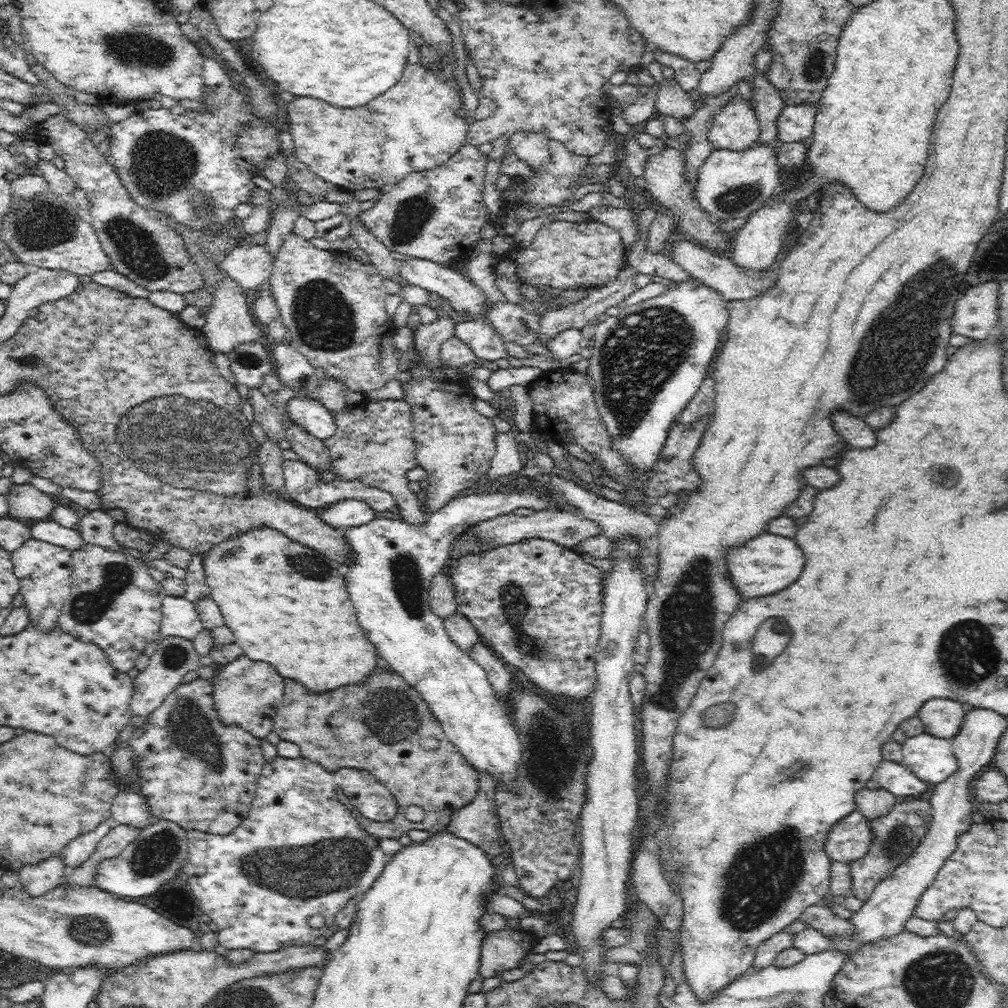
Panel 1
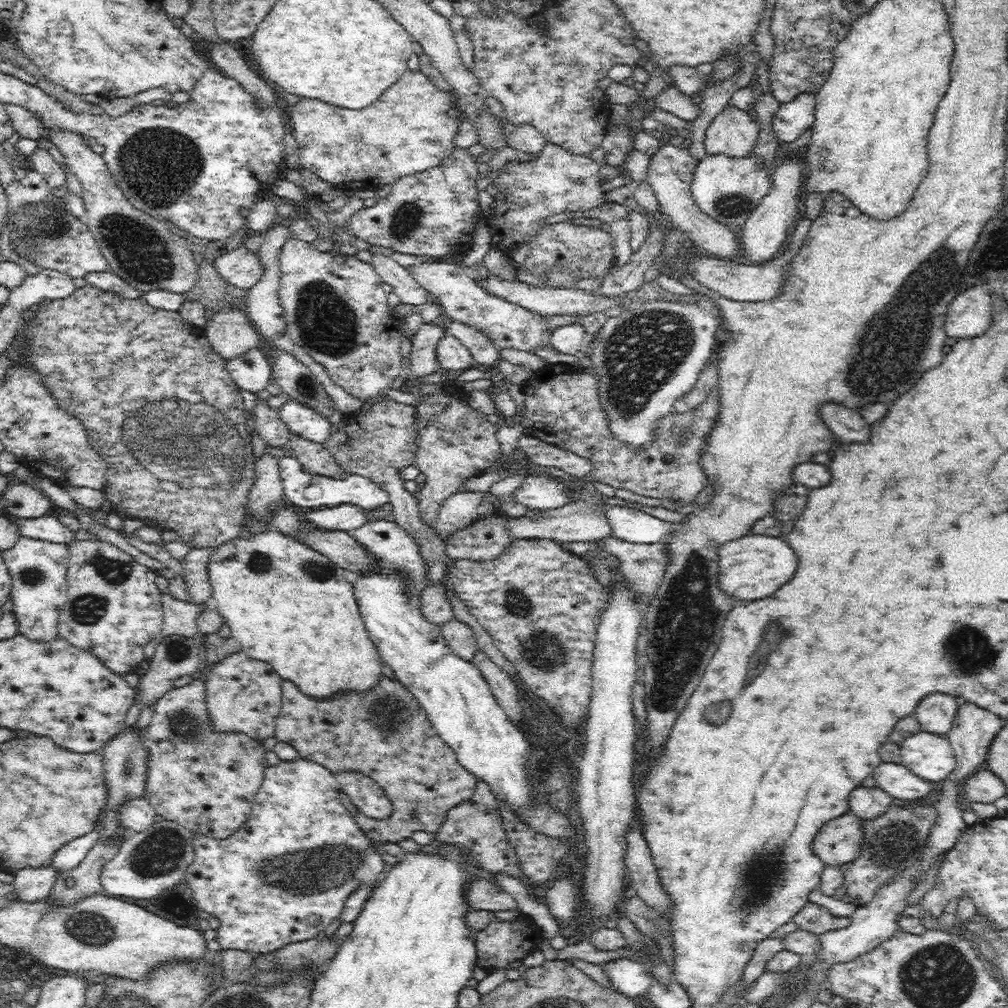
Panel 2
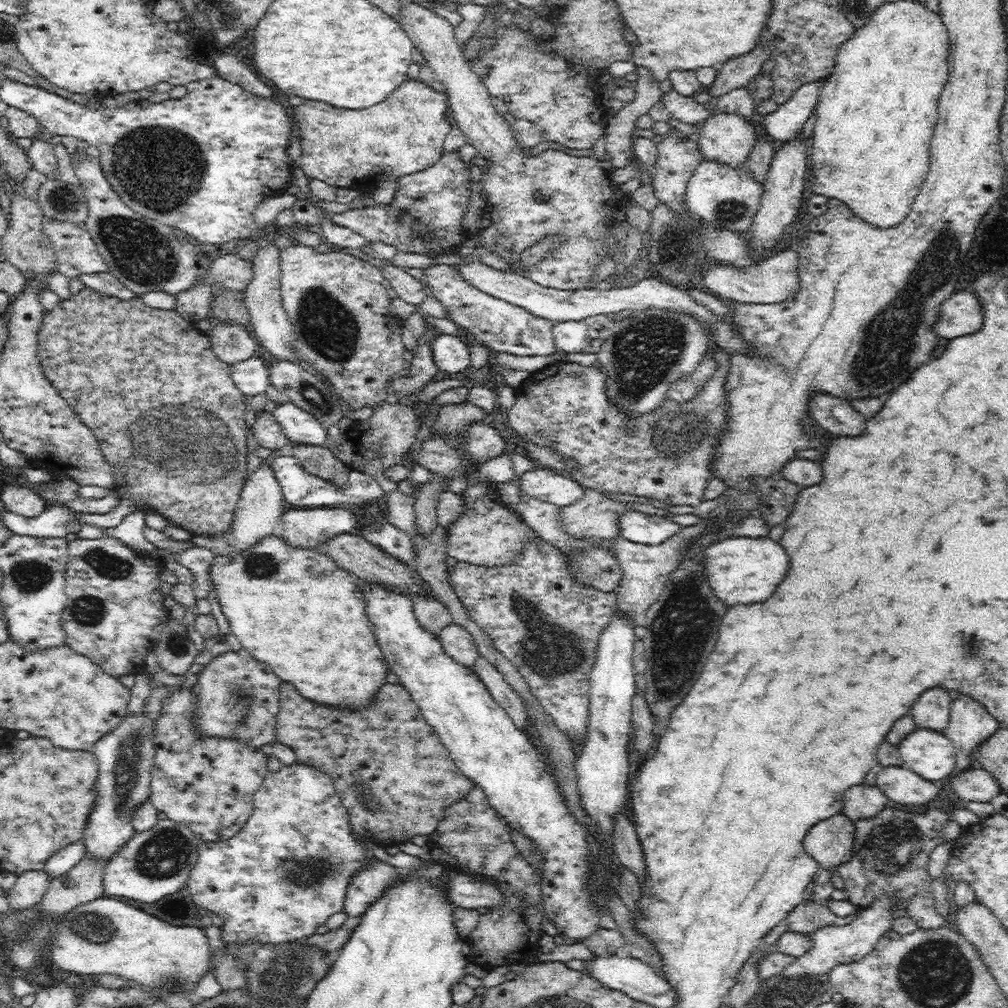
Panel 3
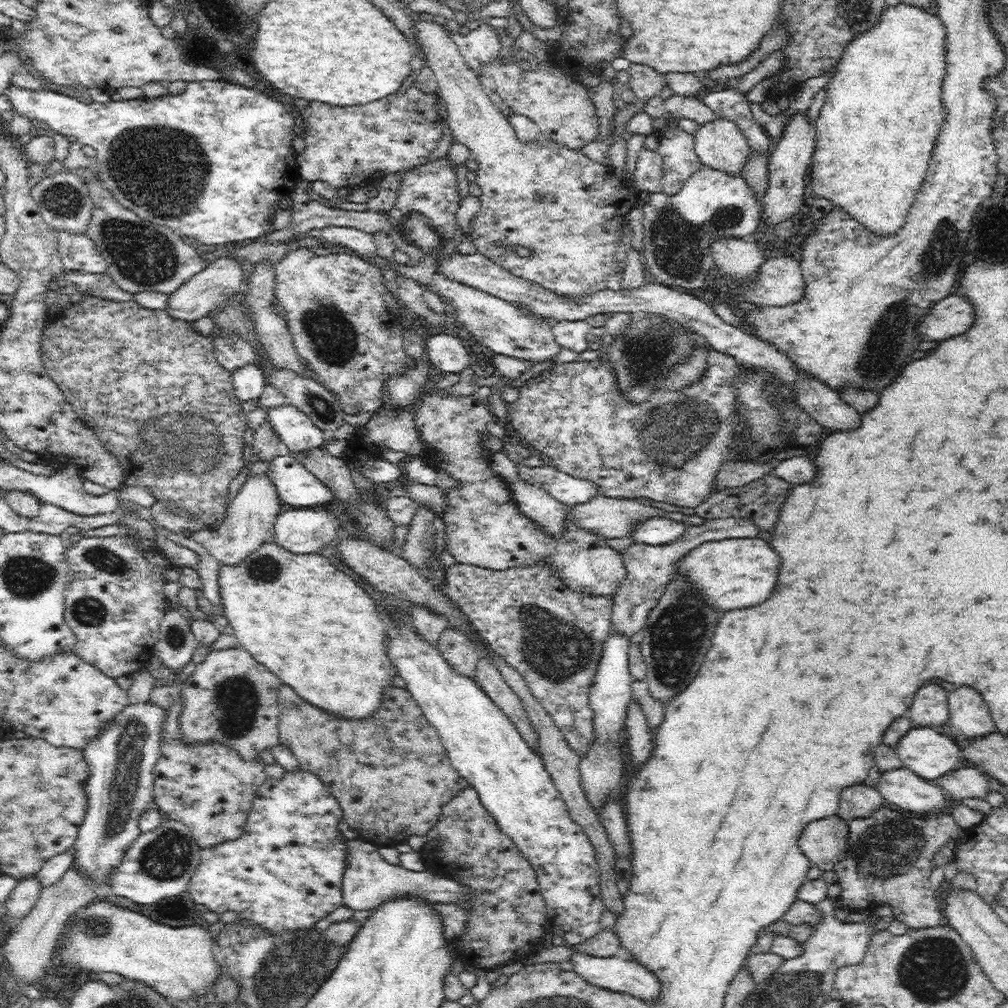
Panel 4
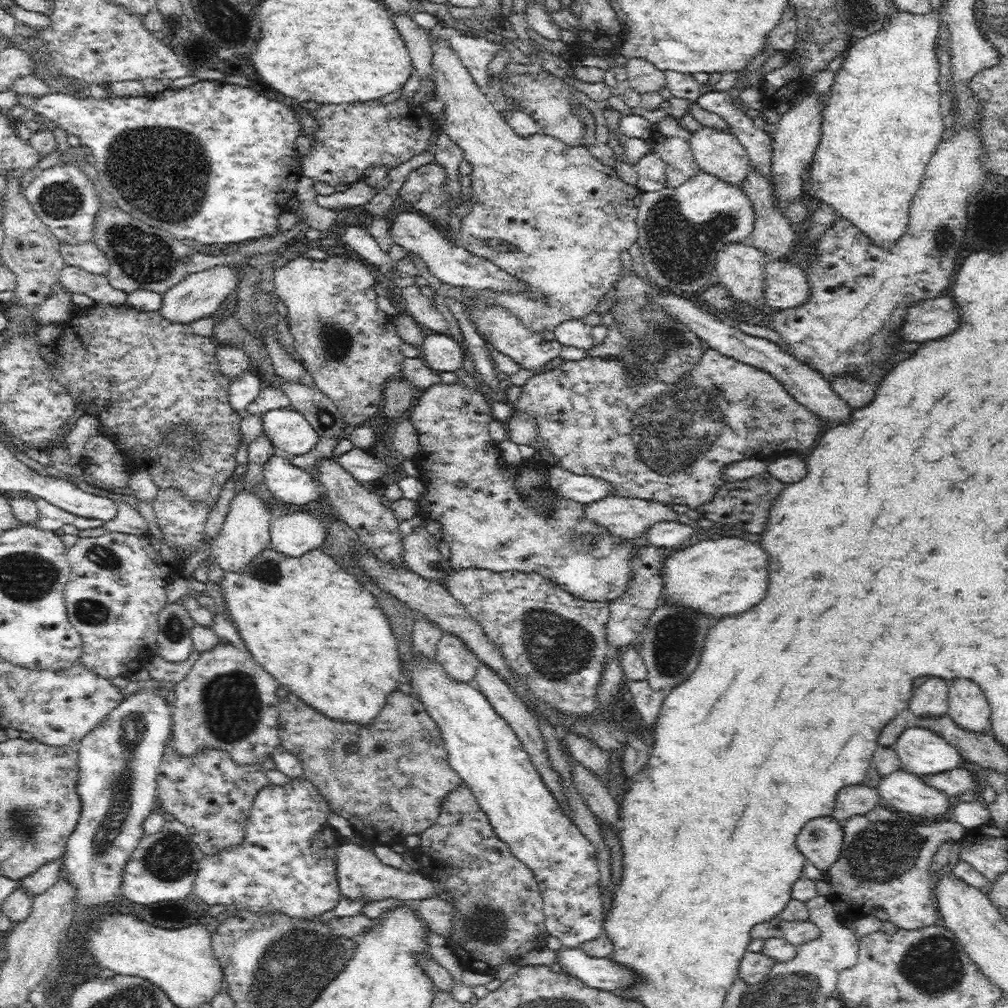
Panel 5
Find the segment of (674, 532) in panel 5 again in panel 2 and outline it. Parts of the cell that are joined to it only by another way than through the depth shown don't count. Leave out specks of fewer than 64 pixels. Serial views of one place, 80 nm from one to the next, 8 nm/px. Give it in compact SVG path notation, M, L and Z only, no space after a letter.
M605 506L611 535L636 544L657 543L670 536L676 525L626 506Z

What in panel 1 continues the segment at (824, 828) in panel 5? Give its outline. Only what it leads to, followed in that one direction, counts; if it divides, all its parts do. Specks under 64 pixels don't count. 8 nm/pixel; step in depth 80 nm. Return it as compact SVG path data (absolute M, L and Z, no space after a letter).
M856 810L838 820L824 844L824 853L832 861L849 862L861 859L873 840L870 820Z

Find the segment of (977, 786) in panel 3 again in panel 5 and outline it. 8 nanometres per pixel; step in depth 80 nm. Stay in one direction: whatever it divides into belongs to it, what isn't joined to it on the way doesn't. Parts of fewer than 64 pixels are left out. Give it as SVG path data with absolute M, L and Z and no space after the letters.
M952 768L952 770L940 772L932 776L920 776L922 781L932 787L945 792L950 796L958 796L974 790L979 785L977 778L971 770L964 768Z

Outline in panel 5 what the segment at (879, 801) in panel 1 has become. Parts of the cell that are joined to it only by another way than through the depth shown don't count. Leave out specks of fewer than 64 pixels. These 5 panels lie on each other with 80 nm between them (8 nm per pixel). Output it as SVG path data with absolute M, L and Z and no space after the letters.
M864 783L843 786L836 794L832 816L840 823L852 815L864 814L879 804L877 788Z

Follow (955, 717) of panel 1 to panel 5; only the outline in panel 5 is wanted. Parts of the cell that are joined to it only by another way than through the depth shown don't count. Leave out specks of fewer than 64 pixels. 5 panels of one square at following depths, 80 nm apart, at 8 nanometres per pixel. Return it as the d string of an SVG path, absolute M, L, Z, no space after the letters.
M930 676L922 678L922 686L914 690L909 709L919 718L938 718L944 716L949 709L949 688L948 680Z

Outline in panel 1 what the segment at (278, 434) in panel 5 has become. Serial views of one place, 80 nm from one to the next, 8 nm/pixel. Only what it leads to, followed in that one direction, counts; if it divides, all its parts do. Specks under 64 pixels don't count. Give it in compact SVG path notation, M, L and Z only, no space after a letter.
M296 396L285 404L283 412L321 441L332 436L336 430L335 416L320 399Z

